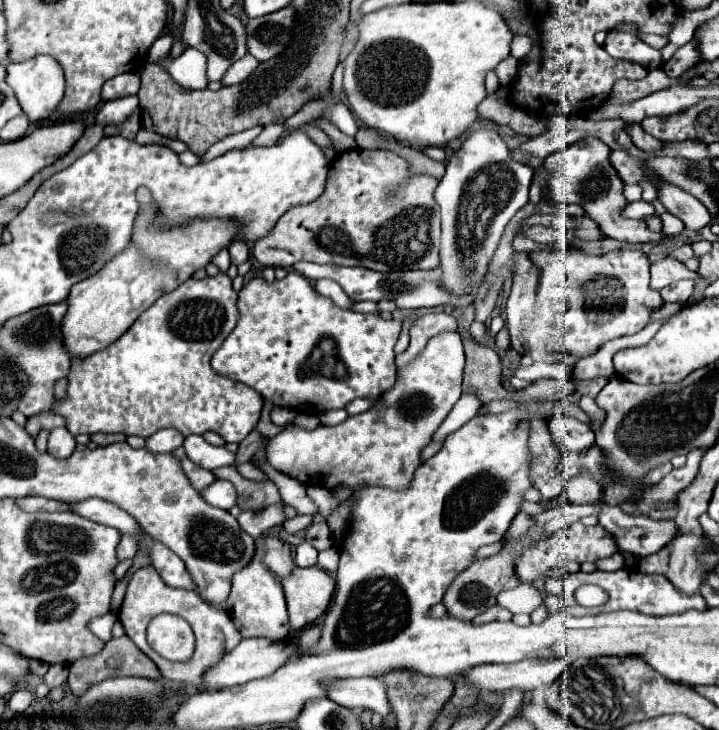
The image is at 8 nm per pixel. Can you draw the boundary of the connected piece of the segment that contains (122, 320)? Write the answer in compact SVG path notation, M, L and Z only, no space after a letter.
M139 190L139 200L143 204L133 242L117 258L107 262L95 276L79 282L71 288L67 296L67 314L63 316L63 346L71 358L89 358L91 354L105 350L107 344L115 342L129 326L145 312L159 296L175 290L183 284L197 268L205 268L221 248L227 248L237 232L235 222L203 218L193 220L185 230L157 230L149 228L147 222L155 214L155 206L147 190Z

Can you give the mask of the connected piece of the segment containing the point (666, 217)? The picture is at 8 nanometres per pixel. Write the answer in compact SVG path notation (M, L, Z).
M661 214L661 222L665 234L679 234L683 230L683 222L671 214Z

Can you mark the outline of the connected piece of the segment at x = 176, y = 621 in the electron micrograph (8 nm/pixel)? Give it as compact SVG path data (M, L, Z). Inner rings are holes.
M166 613L149 622L147 642L157 654L175 662L189 660L195 648L193 630L187 628L187 622L179 616Z

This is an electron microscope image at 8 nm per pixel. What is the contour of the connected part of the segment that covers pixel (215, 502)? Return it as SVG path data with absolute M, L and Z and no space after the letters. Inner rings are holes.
M215 480L201 494L211 506L217 506L217 508L223 508L223 510L231 510L233 506L237 506L237 490L227 480Z

